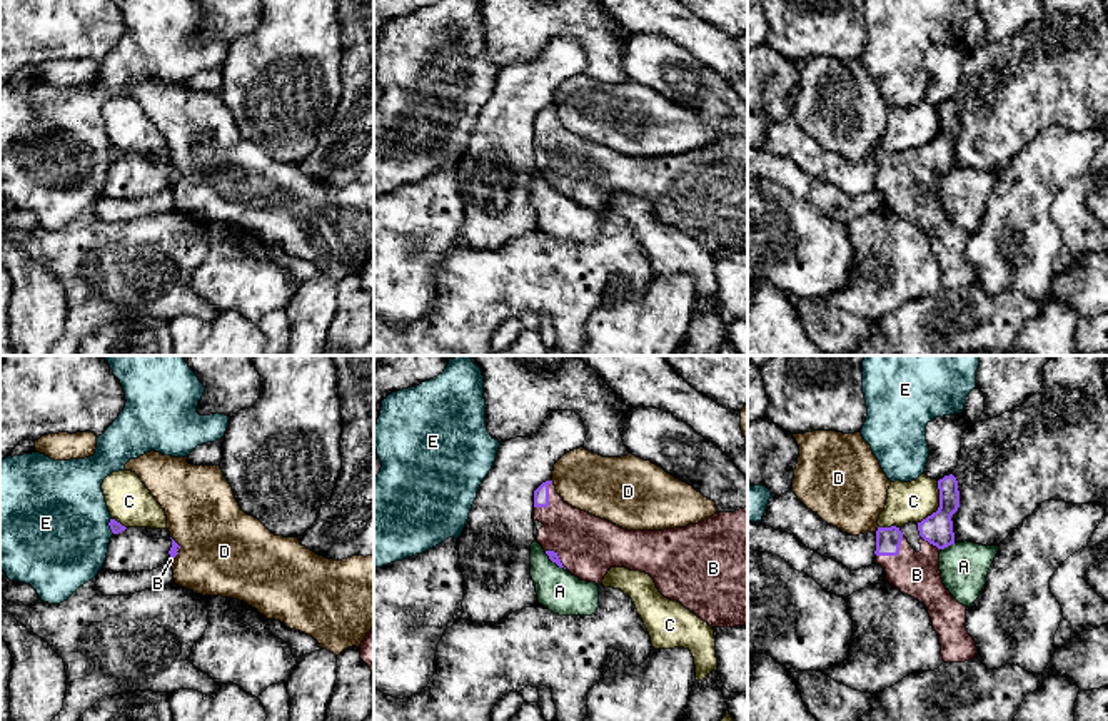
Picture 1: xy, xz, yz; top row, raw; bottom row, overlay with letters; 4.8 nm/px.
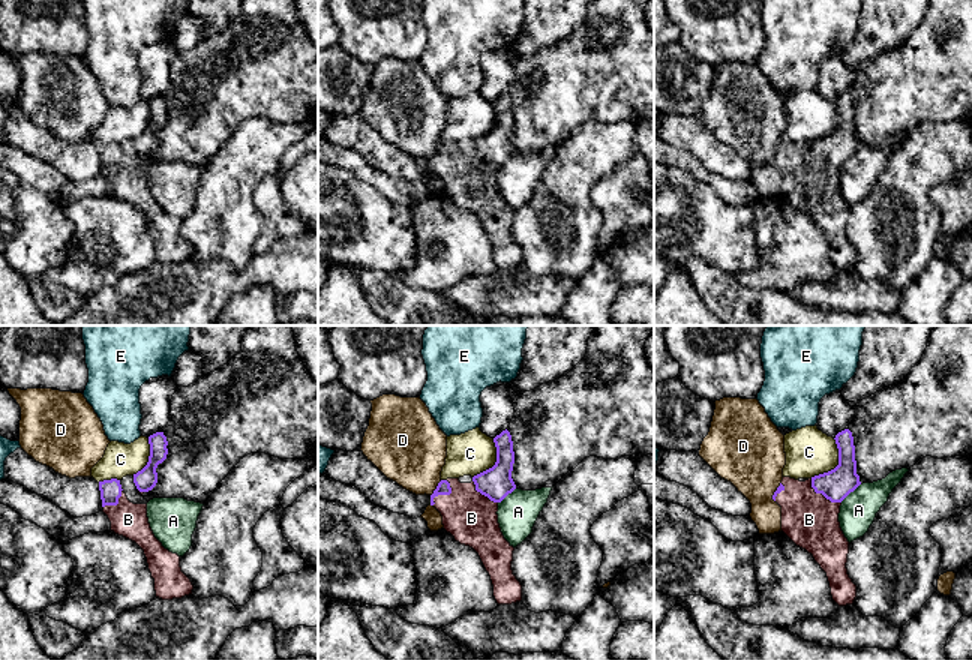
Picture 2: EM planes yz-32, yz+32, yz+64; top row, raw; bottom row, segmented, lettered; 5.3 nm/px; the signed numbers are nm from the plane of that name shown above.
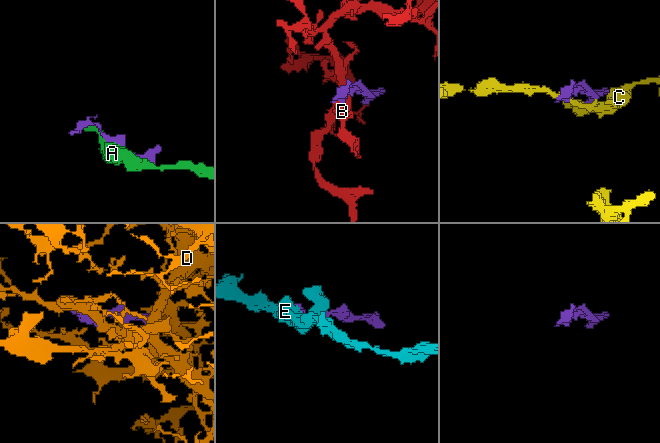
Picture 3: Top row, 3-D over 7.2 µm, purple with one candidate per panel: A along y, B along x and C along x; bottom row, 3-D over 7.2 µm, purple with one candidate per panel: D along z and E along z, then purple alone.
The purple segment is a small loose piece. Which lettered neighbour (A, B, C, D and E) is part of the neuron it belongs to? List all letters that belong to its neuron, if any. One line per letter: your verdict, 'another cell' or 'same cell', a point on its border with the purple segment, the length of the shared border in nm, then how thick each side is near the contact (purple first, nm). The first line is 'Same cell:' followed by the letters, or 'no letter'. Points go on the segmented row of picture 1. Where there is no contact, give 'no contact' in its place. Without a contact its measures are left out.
Same cell: B
A: another cell; meets purple in yz at (948, 544); contact 80 nm long; 150 nm thick on the purple side, 220 nm on the other
B: same cell; meets purple in yz at (895, 554); contact 170 nm long; 130 nm thick on the purple side, 220 nm on the other
C: another cell; meets purple in yz at (940, 506); contact 240 nm long; 150 nm thick on the purple side, 190 nm on the other
D: another cell; meets purple in yz at (878, 529); contact 40 nm long; 130 nm thick on the purple side, 380 nm on the other
E: another cell; meets purple in xy at (109, 524); contact 80 nm long; 50 nm thick on the purple side, 500 nm on the other

